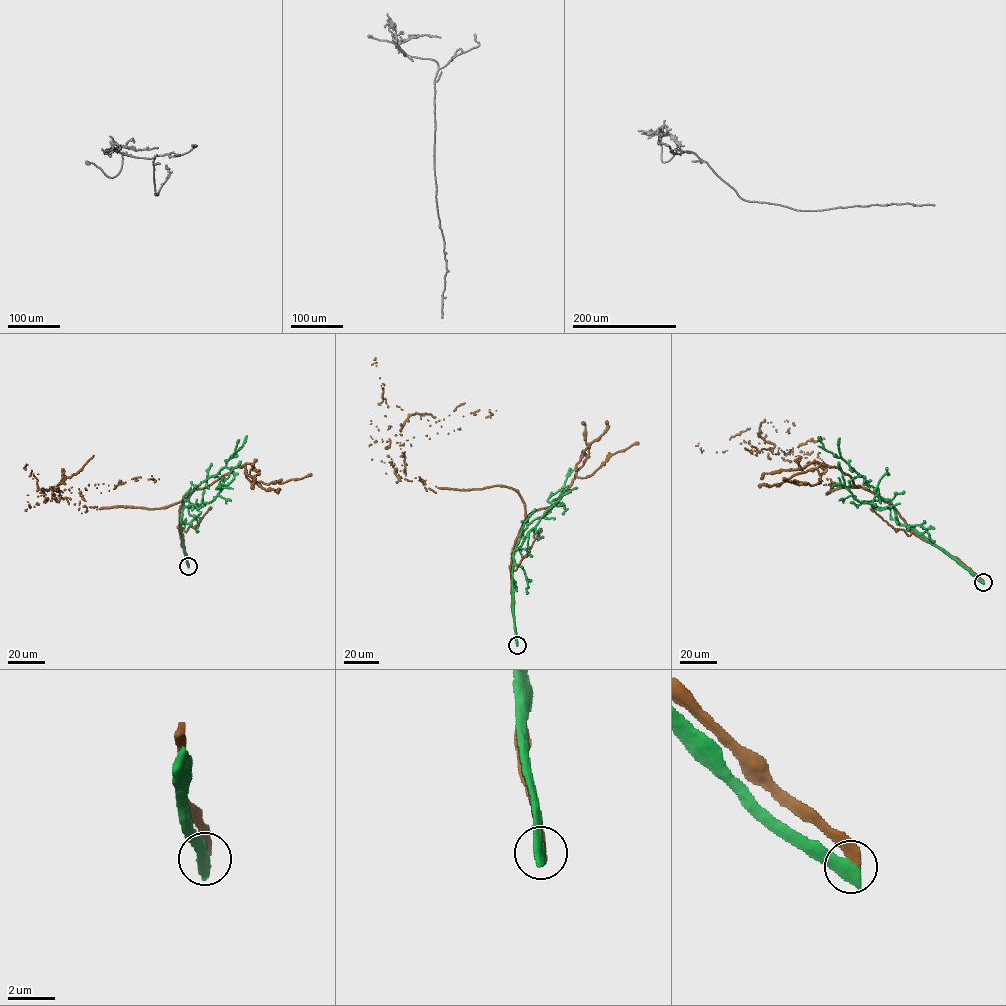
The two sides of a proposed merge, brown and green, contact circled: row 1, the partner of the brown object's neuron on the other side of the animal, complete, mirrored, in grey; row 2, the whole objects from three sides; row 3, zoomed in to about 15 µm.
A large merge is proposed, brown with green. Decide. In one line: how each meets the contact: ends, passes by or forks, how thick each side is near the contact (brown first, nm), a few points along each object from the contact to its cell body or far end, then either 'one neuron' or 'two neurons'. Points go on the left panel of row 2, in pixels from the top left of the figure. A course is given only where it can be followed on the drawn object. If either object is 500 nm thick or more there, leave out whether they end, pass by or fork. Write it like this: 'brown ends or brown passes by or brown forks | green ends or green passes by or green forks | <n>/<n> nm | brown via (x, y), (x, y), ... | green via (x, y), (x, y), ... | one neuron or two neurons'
400/650 nm | brown via (188, 566), (179, 509), (193, 490), (155, 509), (87, 507), (42, 491), (159, 479) | green via (188, 566), (181, 531), (183, 501), (197, 486), (225, 466), (233, 456), (238, 439) | two neurons

